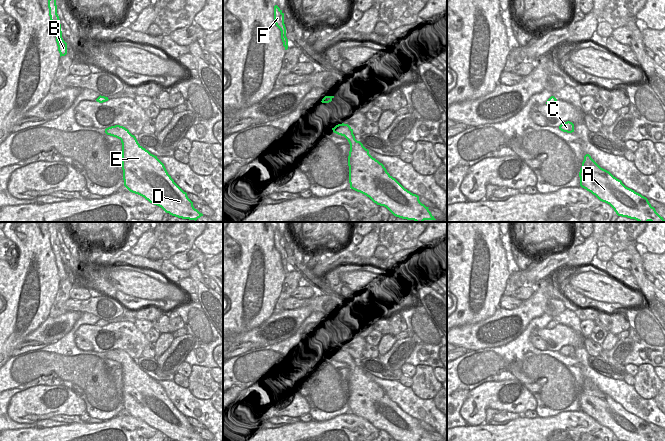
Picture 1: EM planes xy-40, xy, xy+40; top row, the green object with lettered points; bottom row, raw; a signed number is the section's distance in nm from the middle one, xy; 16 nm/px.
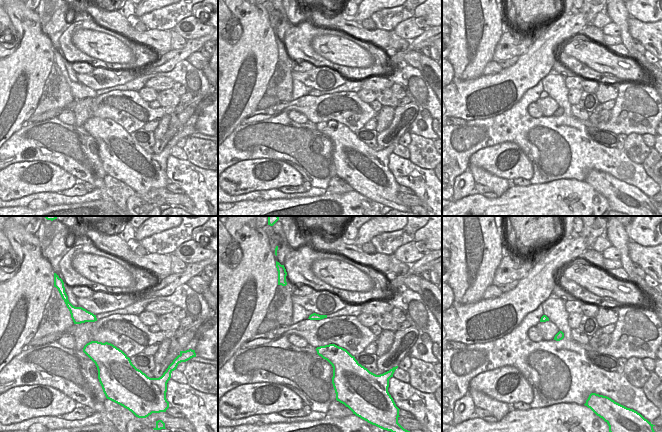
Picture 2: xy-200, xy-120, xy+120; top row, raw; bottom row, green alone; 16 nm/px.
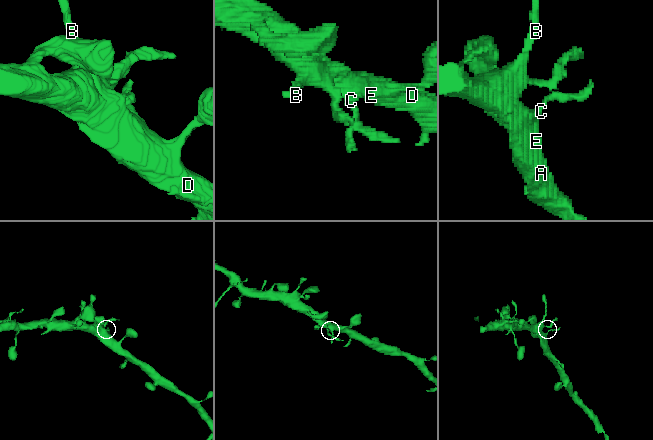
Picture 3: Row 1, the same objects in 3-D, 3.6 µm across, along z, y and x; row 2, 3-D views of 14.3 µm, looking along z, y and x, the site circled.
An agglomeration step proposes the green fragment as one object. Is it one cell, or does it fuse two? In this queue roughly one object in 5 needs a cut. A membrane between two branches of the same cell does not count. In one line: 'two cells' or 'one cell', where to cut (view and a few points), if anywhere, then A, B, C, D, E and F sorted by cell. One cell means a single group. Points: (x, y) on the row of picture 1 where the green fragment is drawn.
one cell | no cut | A B C D E F

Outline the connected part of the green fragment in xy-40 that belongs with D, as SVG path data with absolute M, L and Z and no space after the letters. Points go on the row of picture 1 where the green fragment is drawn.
M115 125L106 128L105 133L121 140L124 186L130 192L178 218L196 221L203 216L174 182L164 164L143 148L128 129Z

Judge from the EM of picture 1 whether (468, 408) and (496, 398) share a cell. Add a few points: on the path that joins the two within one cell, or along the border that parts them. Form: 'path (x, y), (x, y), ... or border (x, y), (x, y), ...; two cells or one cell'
path (475, 402), (480, 398), (489, 398); one cell

